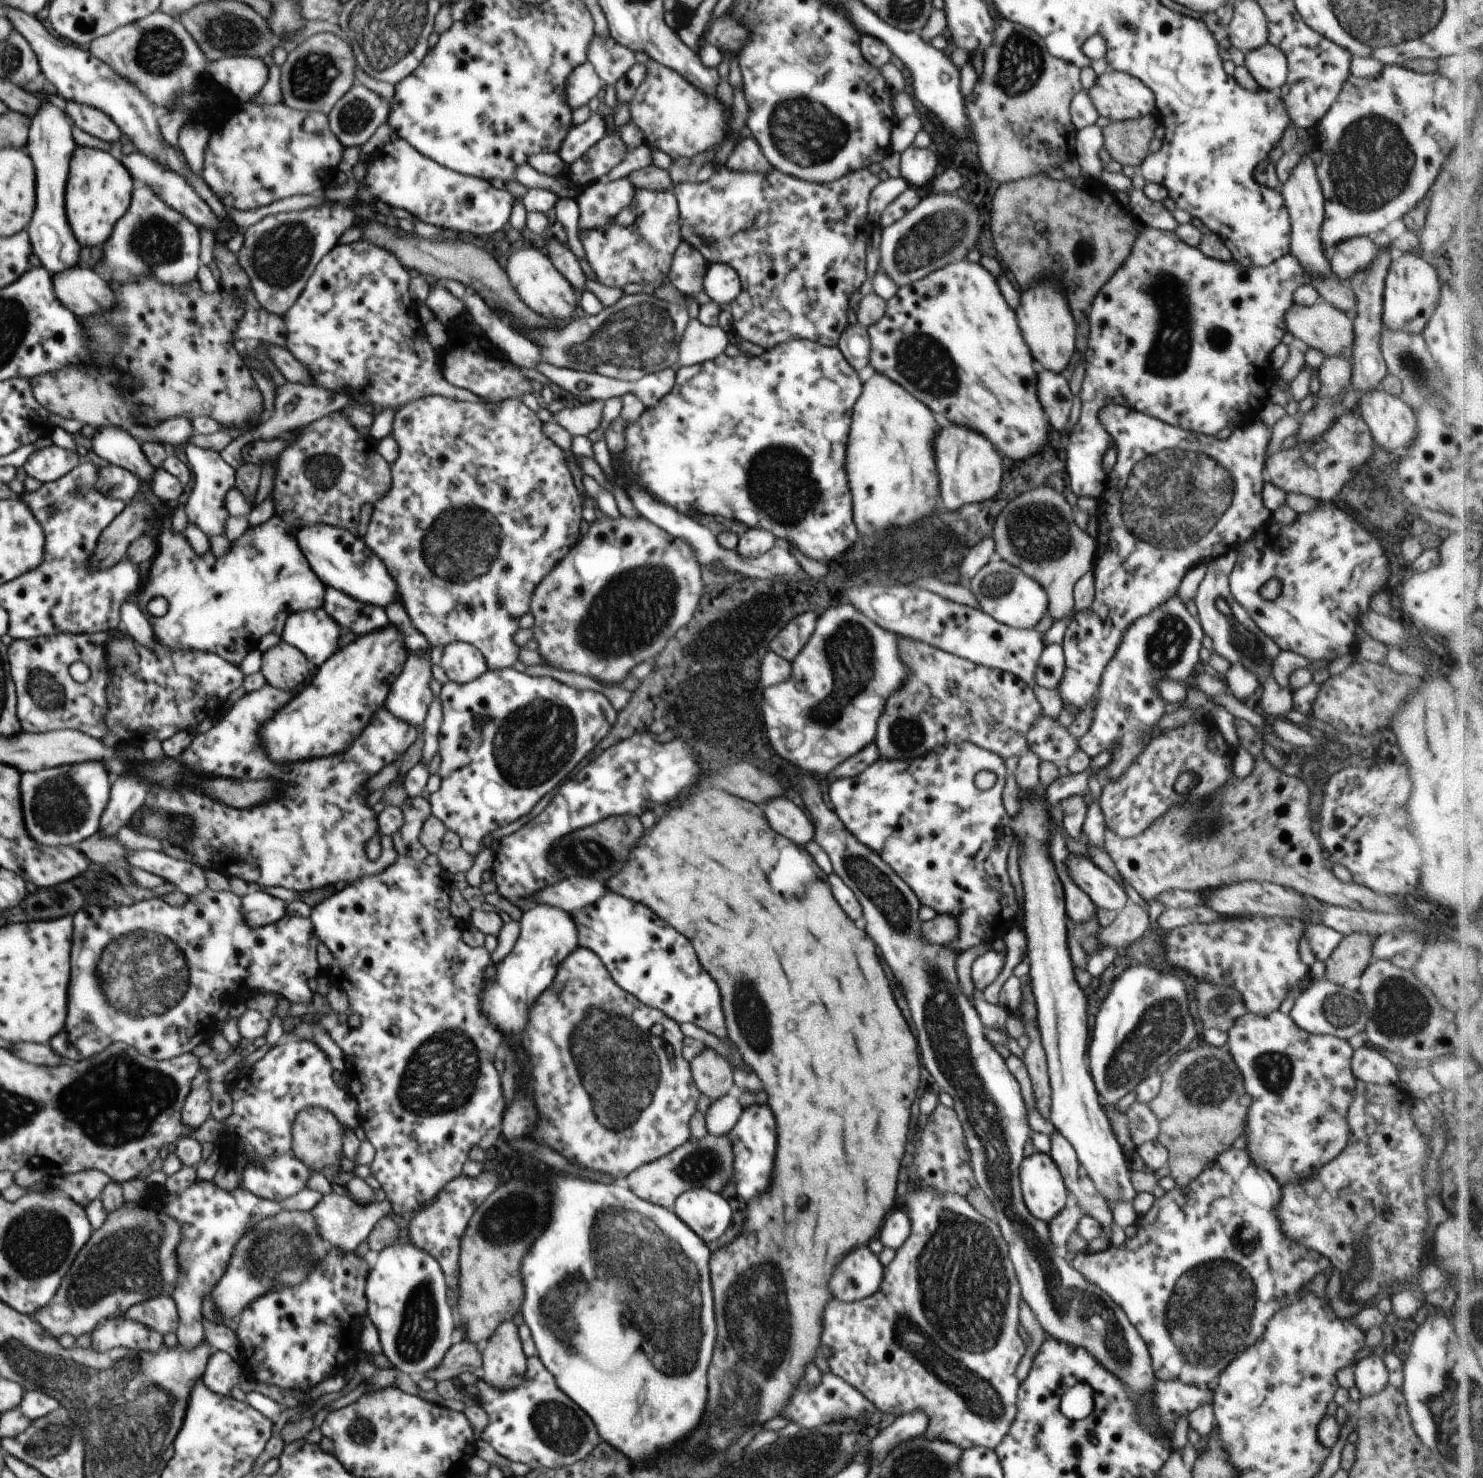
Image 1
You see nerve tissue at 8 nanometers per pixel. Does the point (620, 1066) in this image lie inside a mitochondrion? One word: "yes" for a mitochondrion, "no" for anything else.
yes

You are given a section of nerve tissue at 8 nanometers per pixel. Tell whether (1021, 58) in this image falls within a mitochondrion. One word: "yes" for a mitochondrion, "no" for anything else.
yes

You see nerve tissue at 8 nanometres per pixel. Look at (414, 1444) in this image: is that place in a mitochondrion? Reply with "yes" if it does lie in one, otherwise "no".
no

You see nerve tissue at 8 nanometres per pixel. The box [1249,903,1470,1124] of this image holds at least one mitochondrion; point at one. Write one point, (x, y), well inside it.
(1400, 1006)

